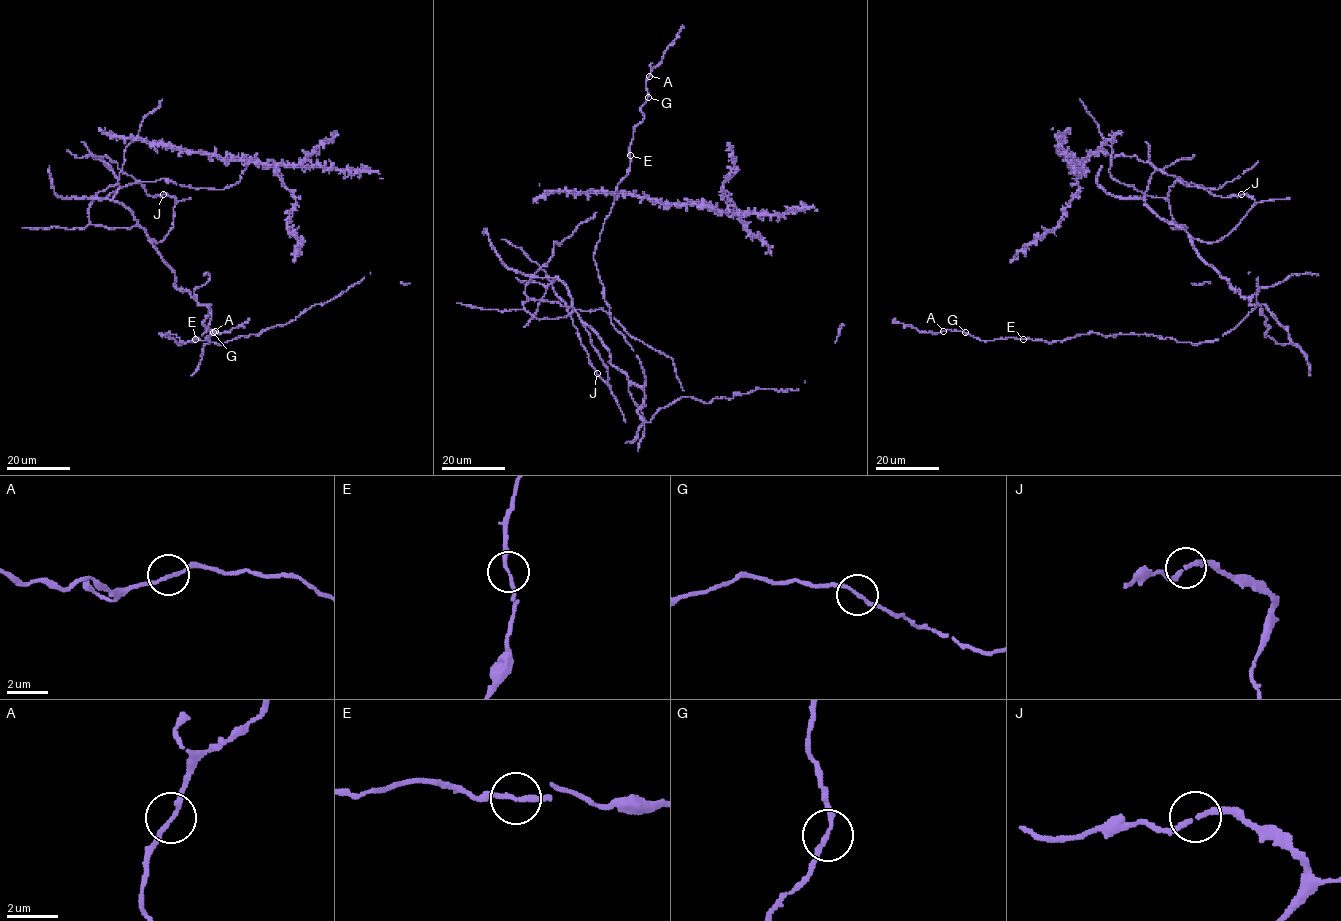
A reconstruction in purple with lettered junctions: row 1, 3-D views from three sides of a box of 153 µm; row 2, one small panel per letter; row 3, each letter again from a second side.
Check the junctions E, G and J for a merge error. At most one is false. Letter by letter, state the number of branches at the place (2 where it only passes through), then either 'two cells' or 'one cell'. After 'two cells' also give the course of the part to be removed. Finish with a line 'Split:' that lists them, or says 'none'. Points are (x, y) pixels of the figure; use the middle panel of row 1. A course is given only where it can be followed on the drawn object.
E: branches 2; one cell
G: branches 2; one cell
J: branches 2; one cell
Split: none

